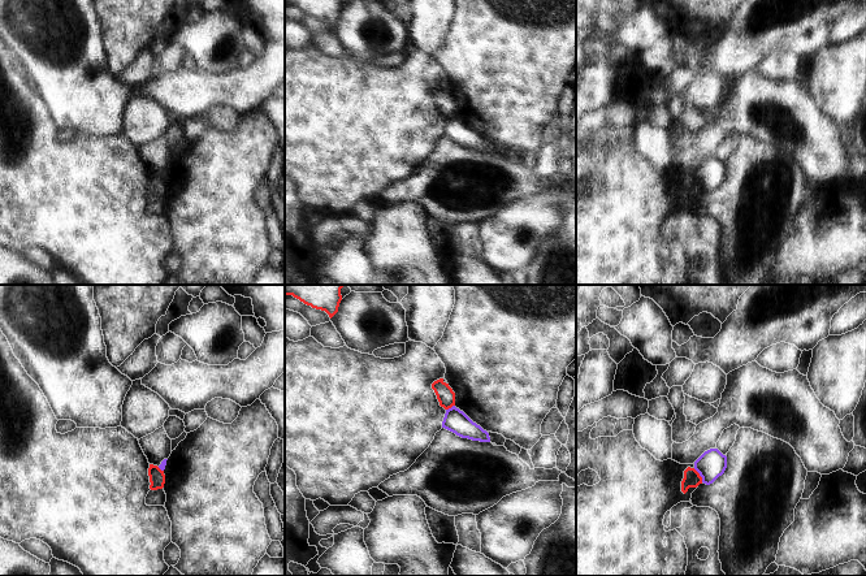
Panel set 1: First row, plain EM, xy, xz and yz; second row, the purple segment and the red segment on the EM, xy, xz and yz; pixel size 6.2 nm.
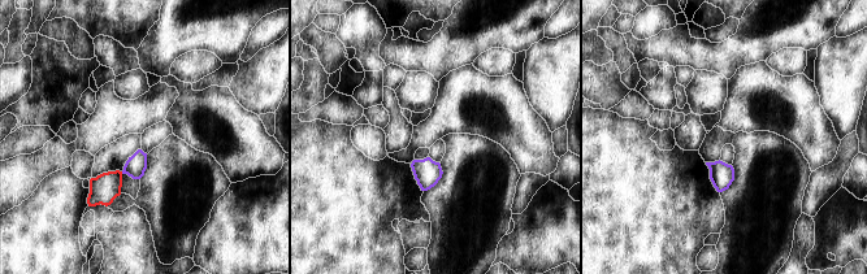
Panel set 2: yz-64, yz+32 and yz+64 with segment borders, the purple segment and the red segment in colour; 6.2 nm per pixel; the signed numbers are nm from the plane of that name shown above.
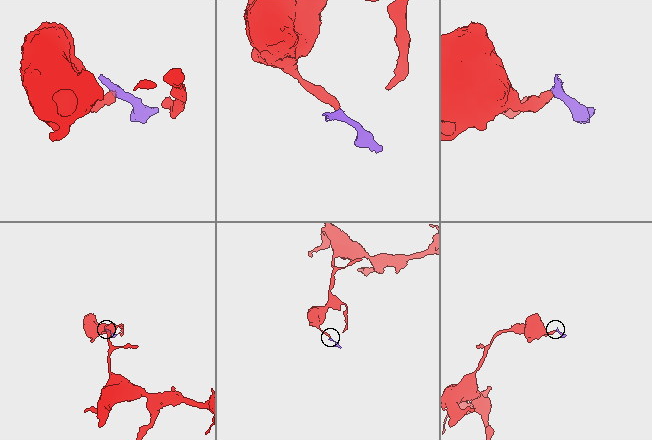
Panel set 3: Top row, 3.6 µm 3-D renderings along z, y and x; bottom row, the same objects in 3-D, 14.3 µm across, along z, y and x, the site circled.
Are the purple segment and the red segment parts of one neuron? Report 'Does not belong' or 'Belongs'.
Does not belong

